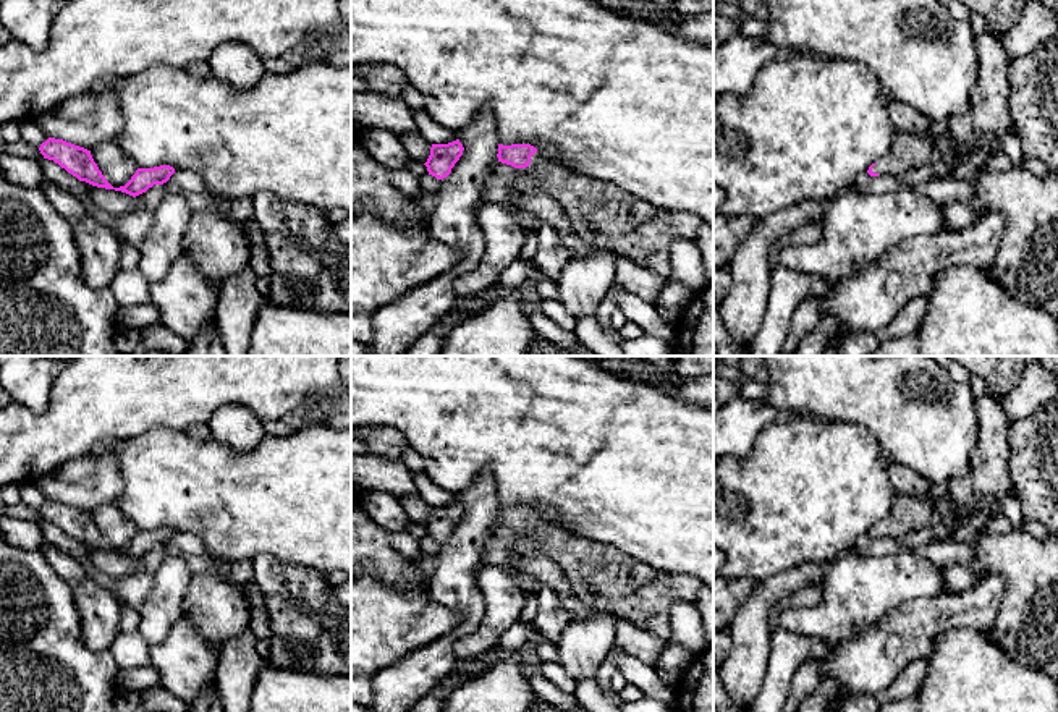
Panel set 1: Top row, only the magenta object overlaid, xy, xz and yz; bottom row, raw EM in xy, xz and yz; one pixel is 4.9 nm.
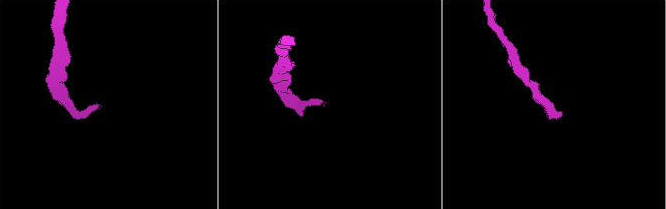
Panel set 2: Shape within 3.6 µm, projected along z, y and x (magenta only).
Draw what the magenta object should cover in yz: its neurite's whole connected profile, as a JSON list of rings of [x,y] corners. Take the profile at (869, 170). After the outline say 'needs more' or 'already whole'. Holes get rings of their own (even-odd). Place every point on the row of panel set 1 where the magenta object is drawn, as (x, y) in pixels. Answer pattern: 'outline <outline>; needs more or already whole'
outline [[[895,133],[891,150],[872,163],[867,170],[870,176],[899,175],[911,168],[932,165],[942,154],[940,142],[932,139],[929,133]]]; needs more

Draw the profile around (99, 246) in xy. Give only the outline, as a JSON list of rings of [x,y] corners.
[[[45,180],[40,191],[71,225],[84,282],[94,290],[108,288],[121,269],[121,239],[61,186]]]

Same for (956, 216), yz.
[[[950,201],[942,206],[942,230],[961,231],[979,220],[985,212],[974,202]]]

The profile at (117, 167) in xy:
[[[116,142],[97,144],[91,155],[113,188],[125,186],[138,170],[136,162]]]

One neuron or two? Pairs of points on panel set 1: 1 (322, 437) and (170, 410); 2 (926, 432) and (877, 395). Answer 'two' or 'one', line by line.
1: two
2: one

